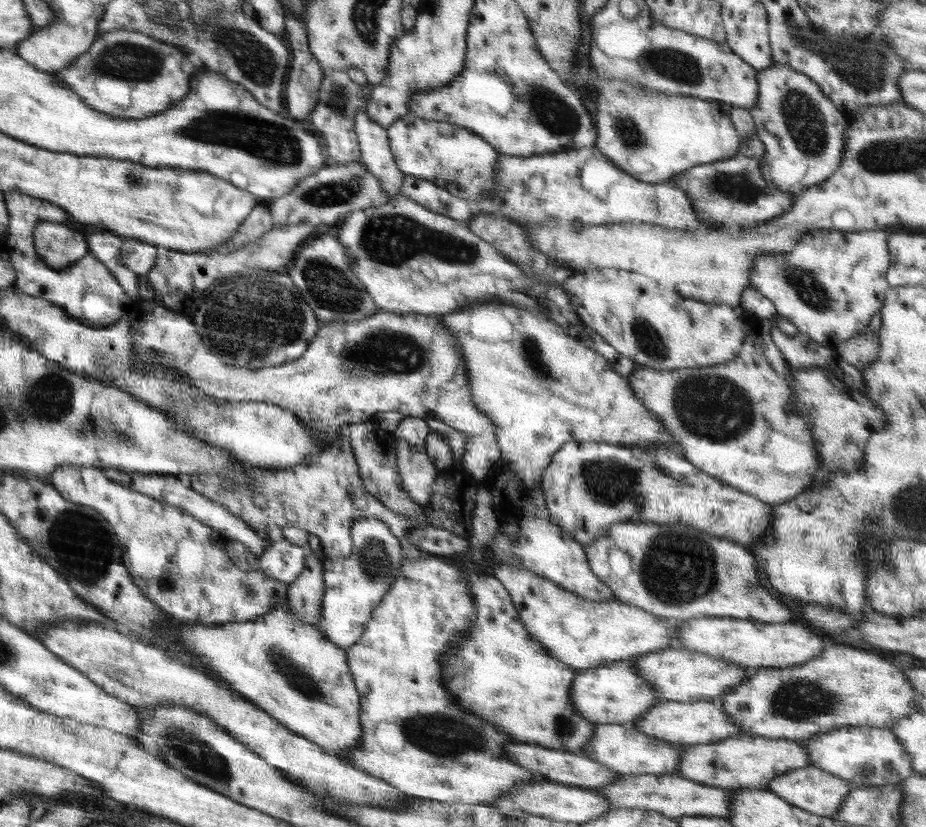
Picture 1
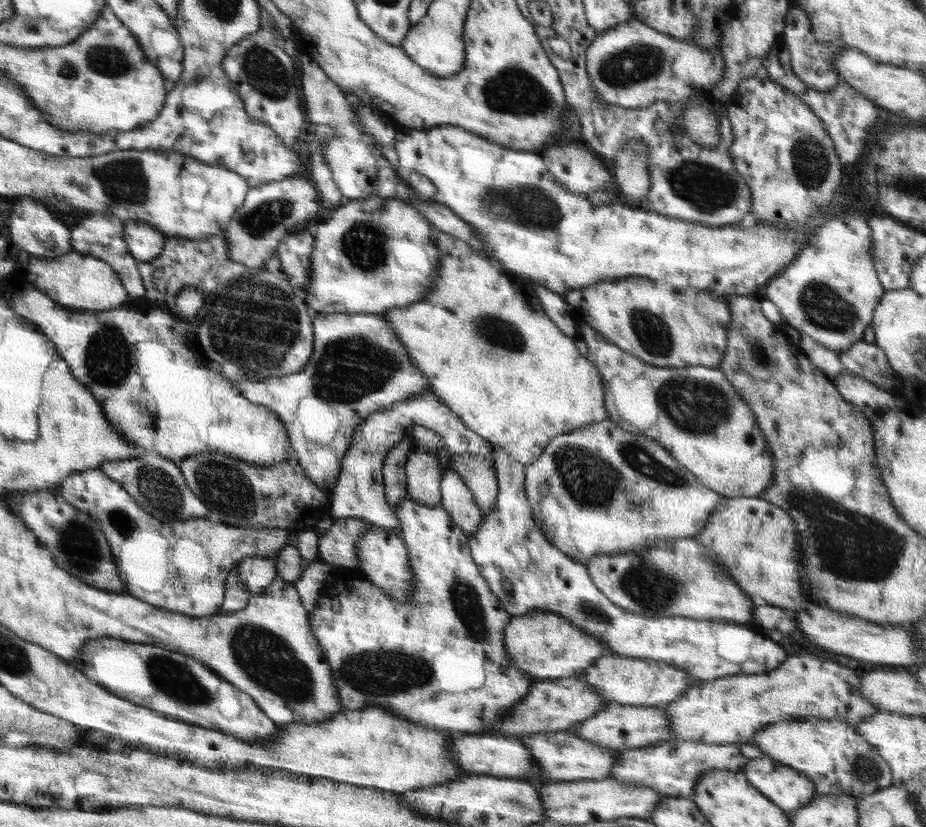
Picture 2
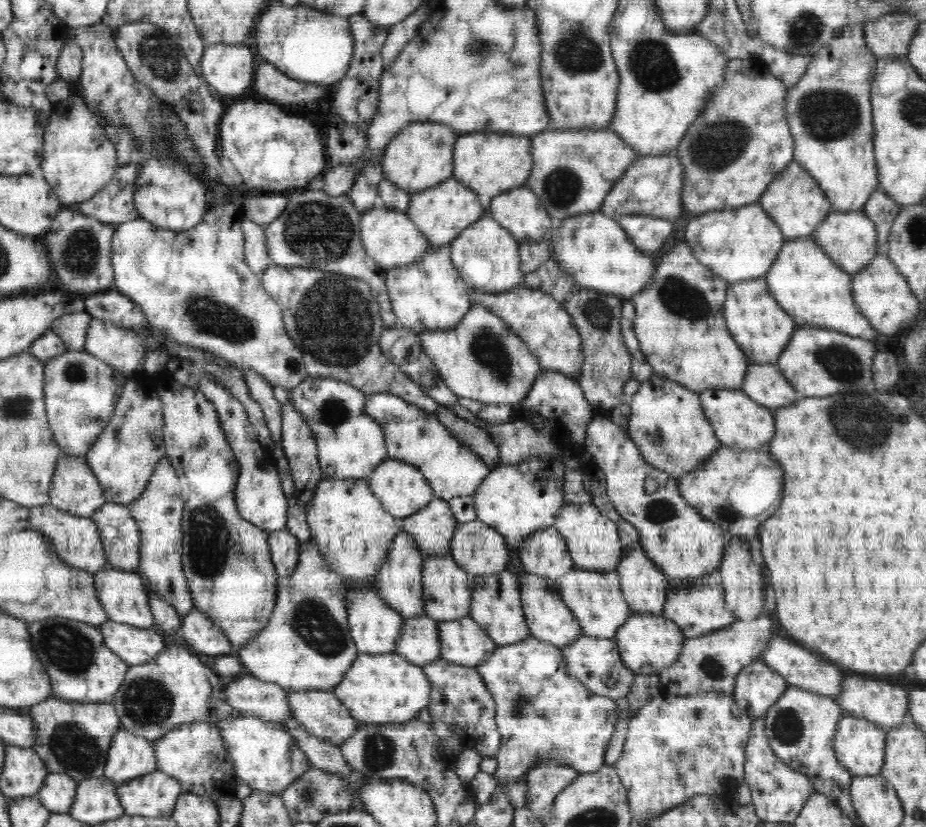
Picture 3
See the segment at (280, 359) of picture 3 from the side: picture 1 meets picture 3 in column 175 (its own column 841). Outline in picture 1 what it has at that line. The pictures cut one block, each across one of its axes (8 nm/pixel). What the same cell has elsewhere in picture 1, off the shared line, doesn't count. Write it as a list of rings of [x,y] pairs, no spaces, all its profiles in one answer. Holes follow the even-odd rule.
[[[814,229],[804,233],[790,252],[764,253],[754,257],[750,287],[775,305],[777,316],[790,320],[814,343],[836,348],[842,341],[856,337],[869,327],[870,320],[886,303],[891,286],[886,281],[890,264],[888,233],[883,230],[838,231]]]

